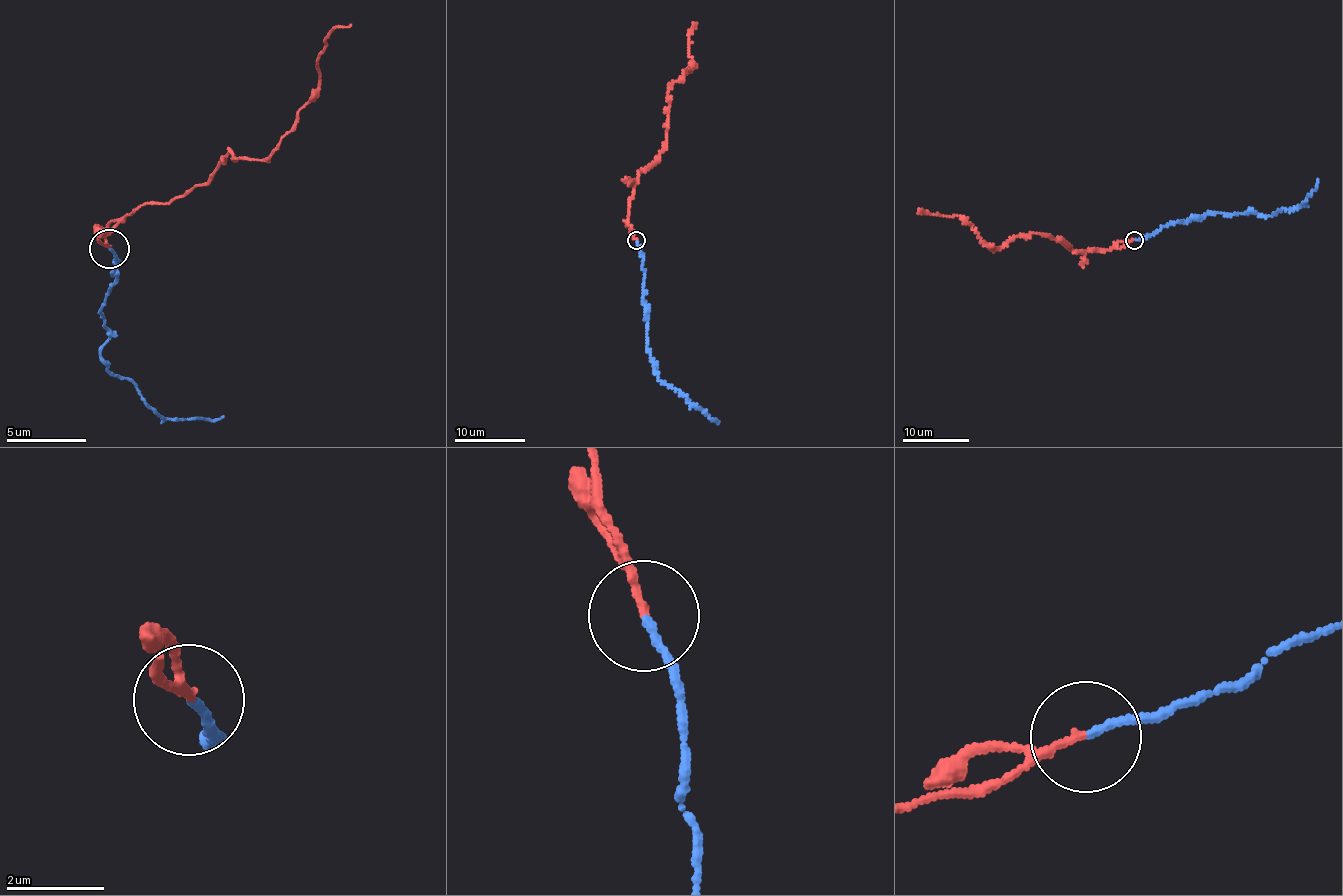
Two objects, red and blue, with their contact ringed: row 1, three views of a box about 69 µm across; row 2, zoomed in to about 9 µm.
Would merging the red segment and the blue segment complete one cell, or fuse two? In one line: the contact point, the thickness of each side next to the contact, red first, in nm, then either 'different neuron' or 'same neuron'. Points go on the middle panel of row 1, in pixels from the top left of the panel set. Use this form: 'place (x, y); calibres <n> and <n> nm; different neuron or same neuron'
place (636, 240); calibres 150 and 140 nm; different neuron

